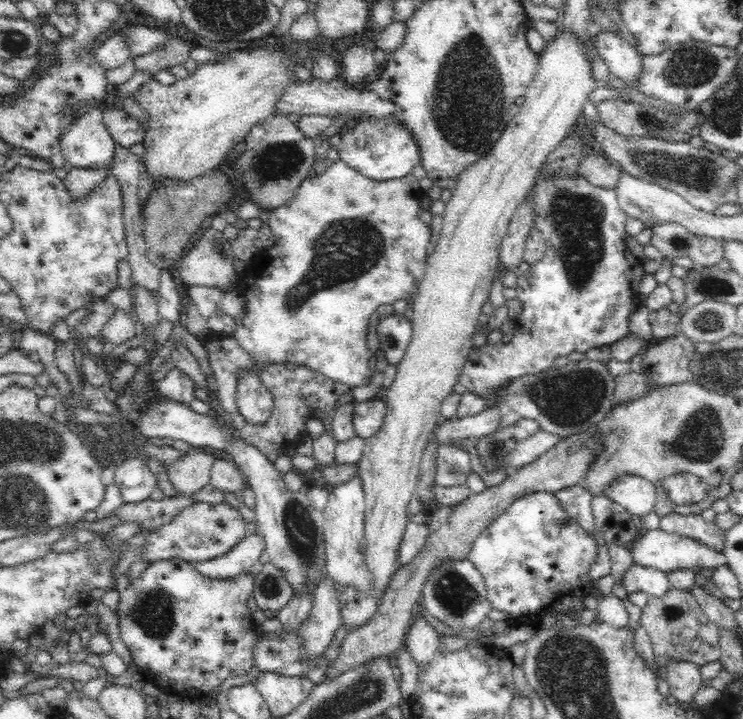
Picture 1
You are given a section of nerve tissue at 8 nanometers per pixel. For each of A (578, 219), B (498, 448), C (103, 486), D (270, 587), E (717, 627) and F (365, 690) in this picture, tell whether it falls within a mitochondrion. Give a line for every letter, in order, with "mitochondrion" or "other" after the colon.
A: mitochondrion
B: mitochondrion
C: other
D: mitochondrion
E: other
F: mitochondrion

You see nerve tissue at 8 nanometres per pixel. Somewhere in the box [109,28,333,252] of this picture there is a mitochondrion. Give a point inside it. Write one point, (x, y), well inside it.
(277, 162)

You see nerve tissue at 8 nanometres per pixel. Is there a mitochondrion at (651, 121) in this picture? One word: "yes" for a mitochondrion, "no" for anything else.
yes

